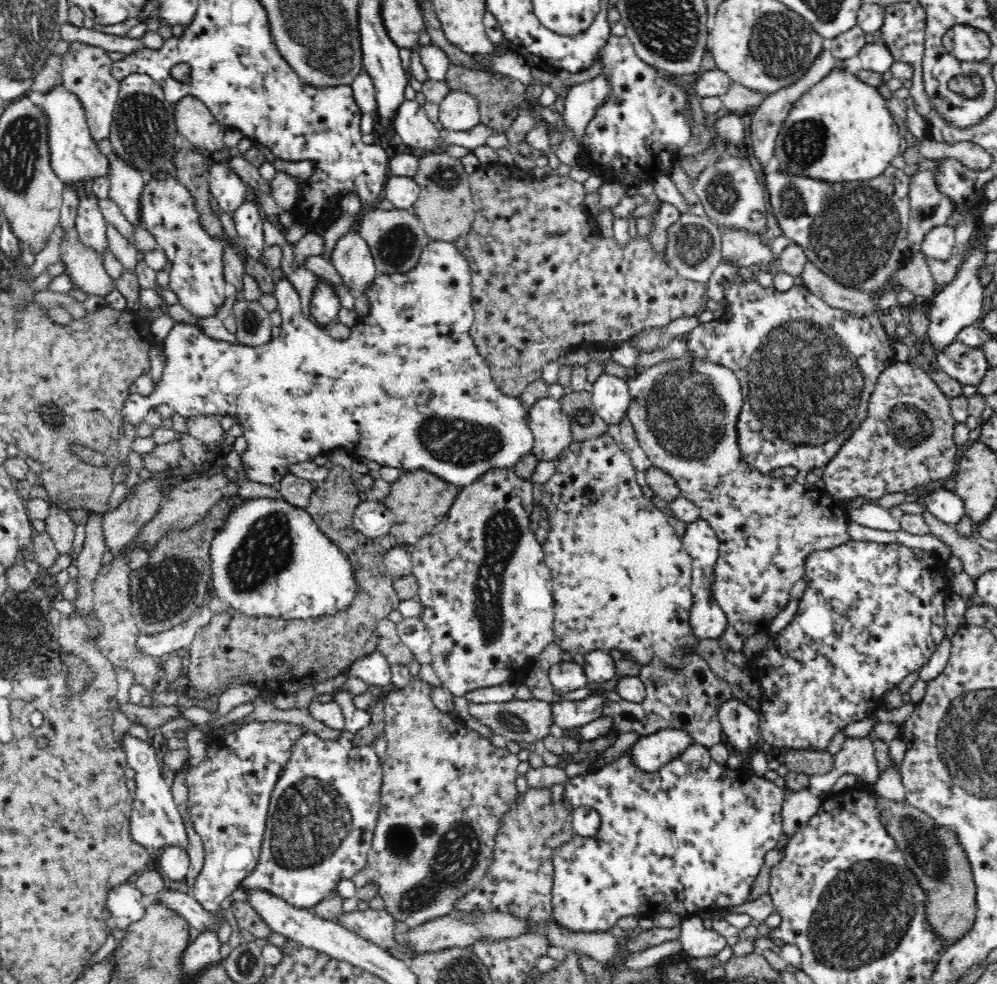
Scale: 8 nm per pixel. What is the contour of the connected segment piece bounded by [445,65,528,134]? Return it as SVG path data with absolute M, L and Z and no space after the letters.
M461 65L452 66L445 76L449 90L463 90L469 92L478 100L481 122L492 129L492 134L506 132L513 120L518 116L520 100L524 100L524 94L528 87L522 82L495 71L480 69L468 69Z

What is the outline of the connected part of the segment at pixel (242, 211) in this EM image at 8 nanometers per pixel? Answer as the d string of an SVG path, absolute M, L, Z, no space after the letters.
M254 200L244 201L233 213L232 220L235 222L237 236L241 240L242 248L250 259L263 263L262 252L266 247L264 233L262 231L262 214Z

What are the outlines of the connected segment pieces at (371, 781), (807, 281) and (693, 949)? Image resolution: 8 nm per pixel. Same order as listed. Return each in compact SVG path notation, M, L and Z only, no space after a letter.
M310 732L296 740L296 744L294 744L294 748L292 748L290 762L286 764L286 770L284 770L282 777L278 780L278 784L276 784L276 788L274 788L274 792L272 792L267 826L256 868L250 876L245 877L243 882L240 882L237 889L245 892L254 892L254 890L268 892L275 898L280 898L296 908L308 909L310 906L318 904L323 898L328 898L330 896L329 893L336 889L342 880L351 880L354 874L361 873L362 870L366 868L373 832L379 818L381 785L383 784L383 771L381 766L381 759L376 755L376 751L372 745L352 747L342 740L324 740Z
M810 261L800 277L802 285L831 308L846 310L856 317L866 317L878 311L878 304L871 294L835 282Z
M697 916L684 918L680 924L679 941L690 958L711 956L717 945L713 929L703 928L703 921Z

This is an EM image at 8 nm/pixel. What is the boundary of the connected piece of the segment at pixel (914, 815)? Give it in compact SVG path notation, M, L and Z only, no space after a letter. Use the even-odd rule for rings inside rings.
M875 792L880 823L888 836L894 839L907 865L917 876L926 892L925 915L933 930L945 938L945 944L952 946L962 938L974 924L976 918L976 888L973 872L965 850L961 847L956 832L942 827L924 811L908 804L905 800L890 800Z

